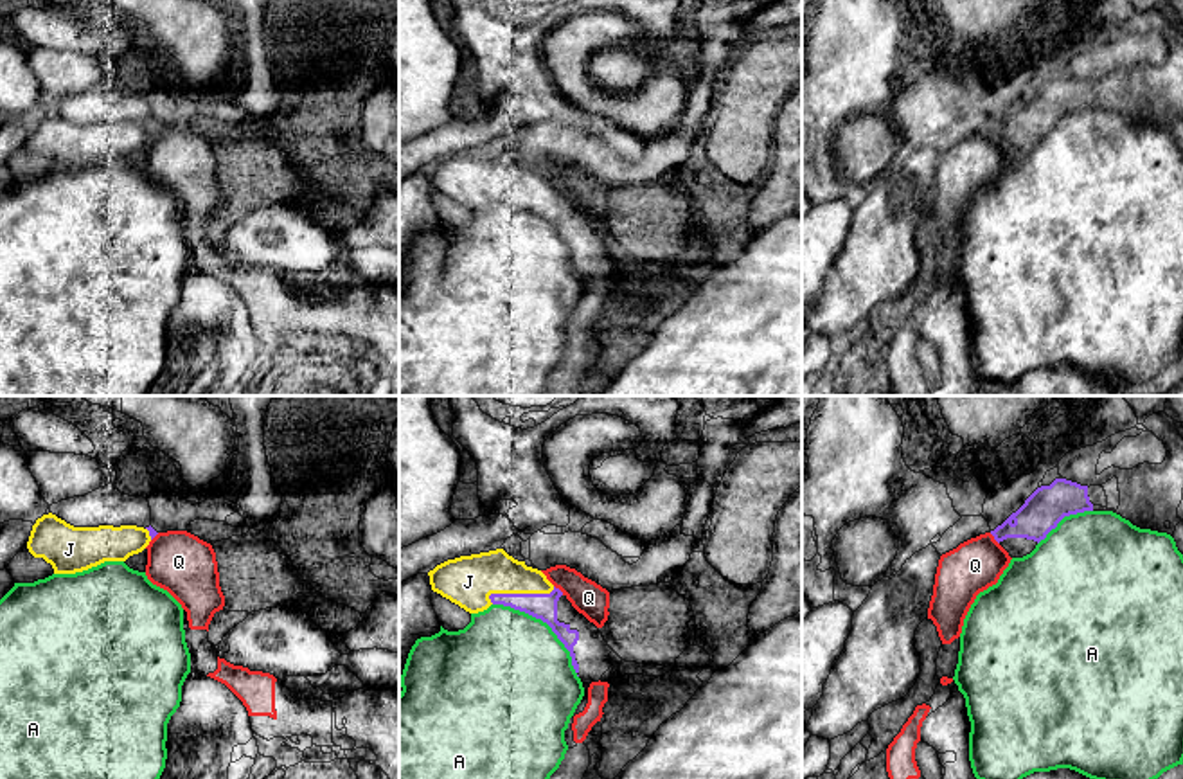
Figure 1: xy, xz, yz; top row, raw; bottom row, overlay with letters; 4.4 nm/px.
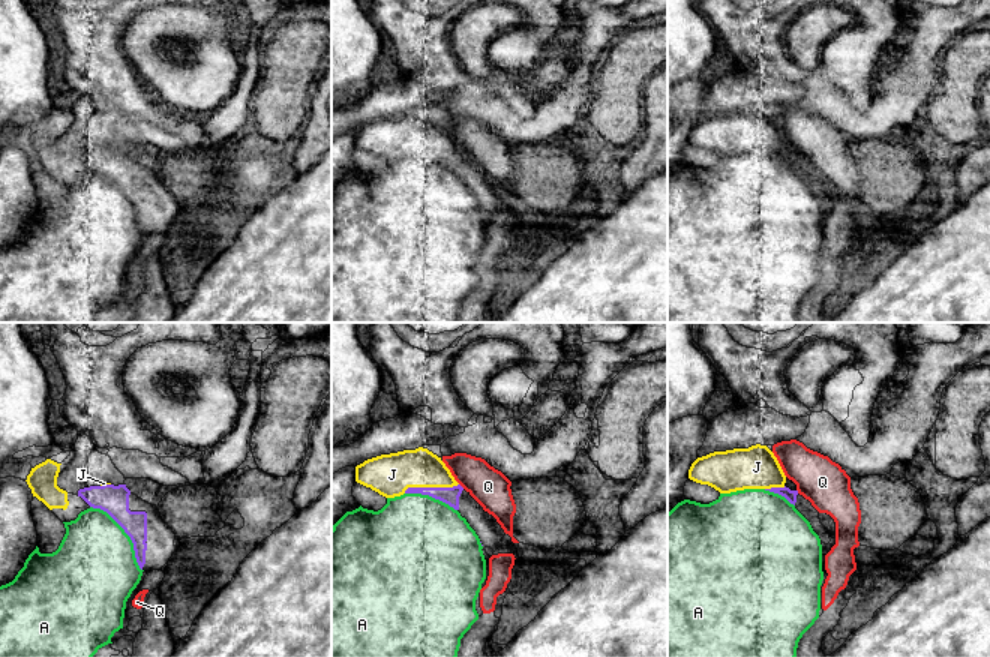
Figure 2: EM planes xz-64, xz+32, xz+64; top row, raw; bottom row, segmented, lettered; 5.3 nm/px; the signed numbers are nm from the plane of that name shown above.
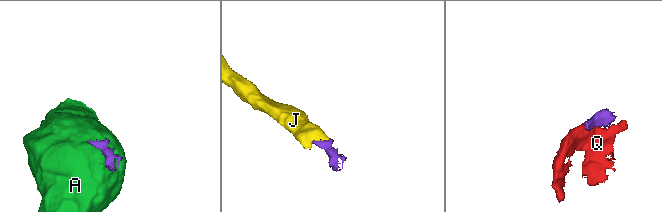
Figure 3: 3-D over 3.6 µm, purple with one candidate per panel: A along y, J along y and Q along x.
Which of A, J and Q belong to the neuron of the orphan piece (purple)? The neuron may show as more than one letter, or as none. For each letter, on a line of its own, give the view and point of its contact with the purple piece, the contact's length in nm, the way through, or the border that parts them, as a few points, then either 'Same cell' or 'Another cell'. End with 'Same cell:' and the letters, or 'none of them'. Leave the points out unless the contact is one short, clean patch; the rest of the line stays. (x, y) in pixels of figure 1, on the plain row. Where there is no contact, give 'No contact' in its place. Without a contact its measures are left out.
A: Touches purple at xz (547, 220). Shared border 500 nm. Another cell
J: Touches purple at xz (520, 191). Shared border 300 nm. Same cell
Q: Touches purple at xz (560, 188). Shared border 60 nm. Boundary: xz (554, 182), (563, 191). Another cell
Same cell: J

